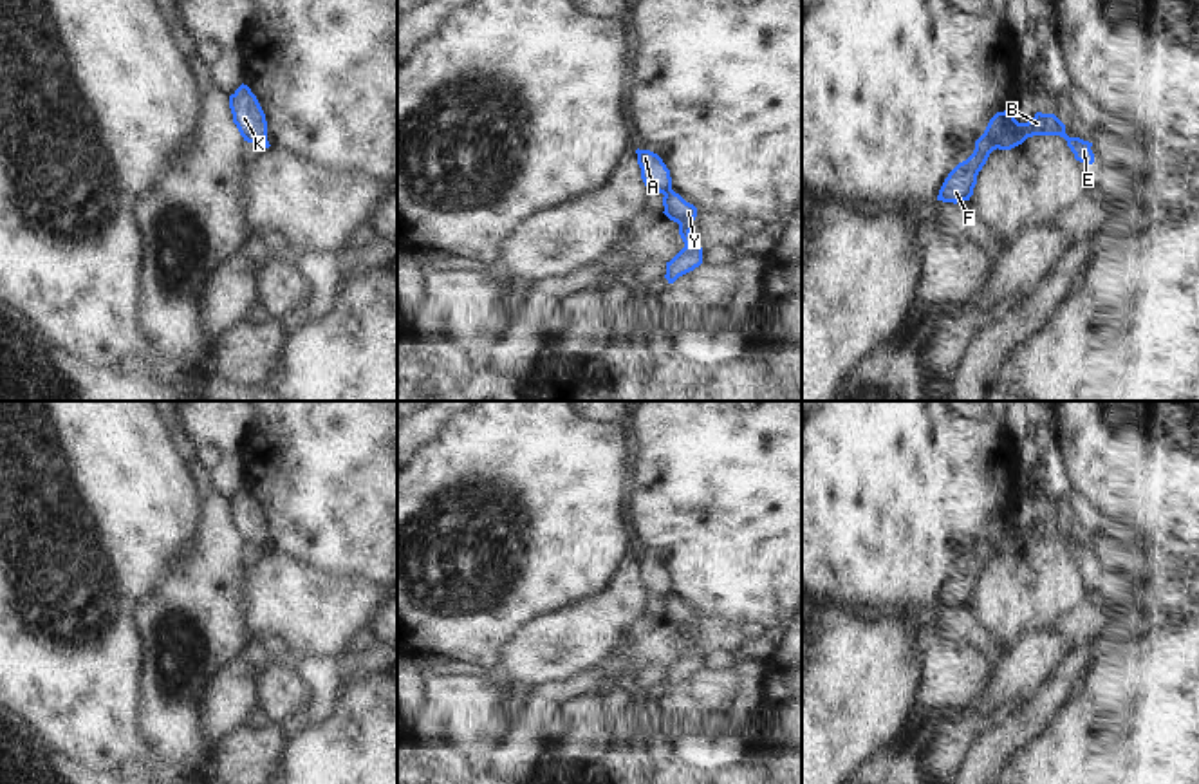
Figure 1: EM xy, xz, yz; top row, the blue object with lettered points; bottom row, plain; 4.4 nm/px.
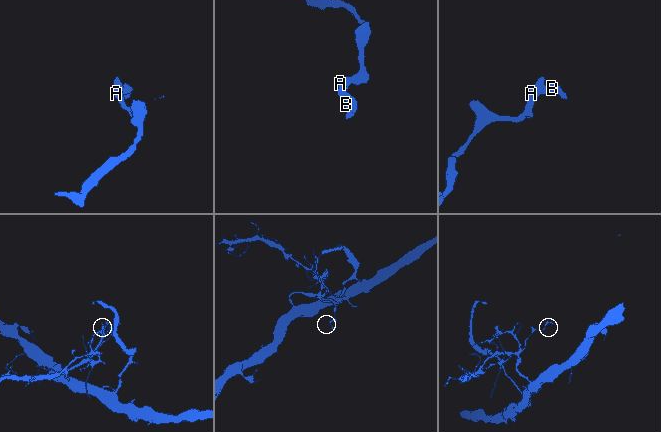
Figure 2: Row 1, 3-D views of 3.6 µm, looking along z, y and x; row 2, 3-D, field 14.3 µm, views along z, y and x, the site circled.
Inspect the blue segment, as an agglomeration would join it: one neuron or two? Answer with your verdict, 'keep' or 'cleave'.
cleave

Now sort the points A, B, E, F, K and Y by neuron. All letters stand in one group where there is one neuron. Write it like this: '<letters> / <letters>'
A F K / B E Y

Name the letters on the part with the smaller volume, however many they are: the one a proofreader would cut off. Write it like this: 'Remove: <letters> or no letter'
Remove: B, E, Y

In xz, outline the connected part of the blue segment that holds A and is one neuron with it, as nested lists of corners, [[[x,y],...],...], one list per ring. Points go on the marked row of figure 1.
[[[636,150],[637,164],[641,168],[641,179],[645,186],[652,191],[666,193],[672,190],[670,170],[663,163],[663,159],[650,150]]]

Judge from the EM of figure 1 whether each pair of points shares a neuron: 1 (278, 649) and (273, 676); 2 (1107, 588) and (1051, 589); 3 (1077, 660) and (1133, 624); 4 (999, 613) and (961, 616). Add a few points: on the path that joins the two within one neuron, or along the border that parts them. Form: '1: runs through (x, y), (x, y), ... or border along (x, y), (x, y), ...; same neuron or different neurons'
1: border along (289, 660), (273, 663); different neurons
2: border along (1068, 548), (1087, 591); different neurons
3: border along (1089, 642), (1075, 645); different neurons
4: border along (968, 606), (990, 633); different neurons

